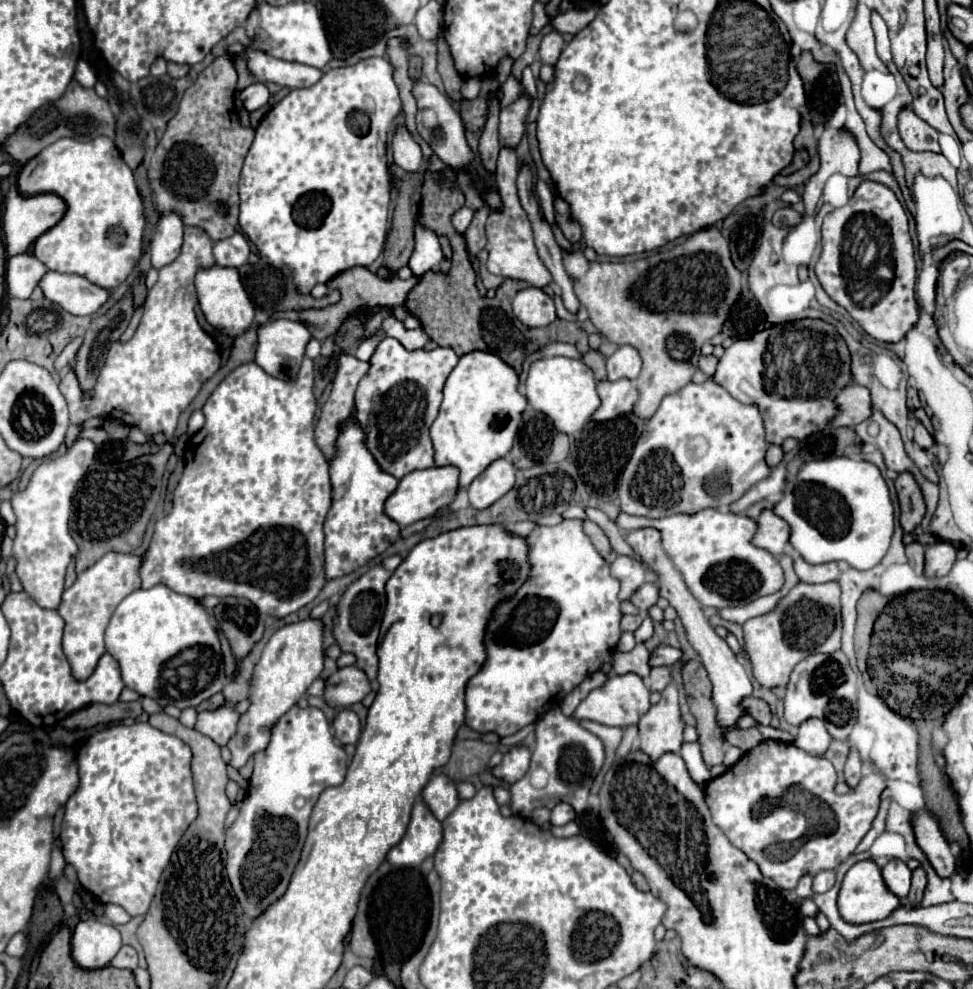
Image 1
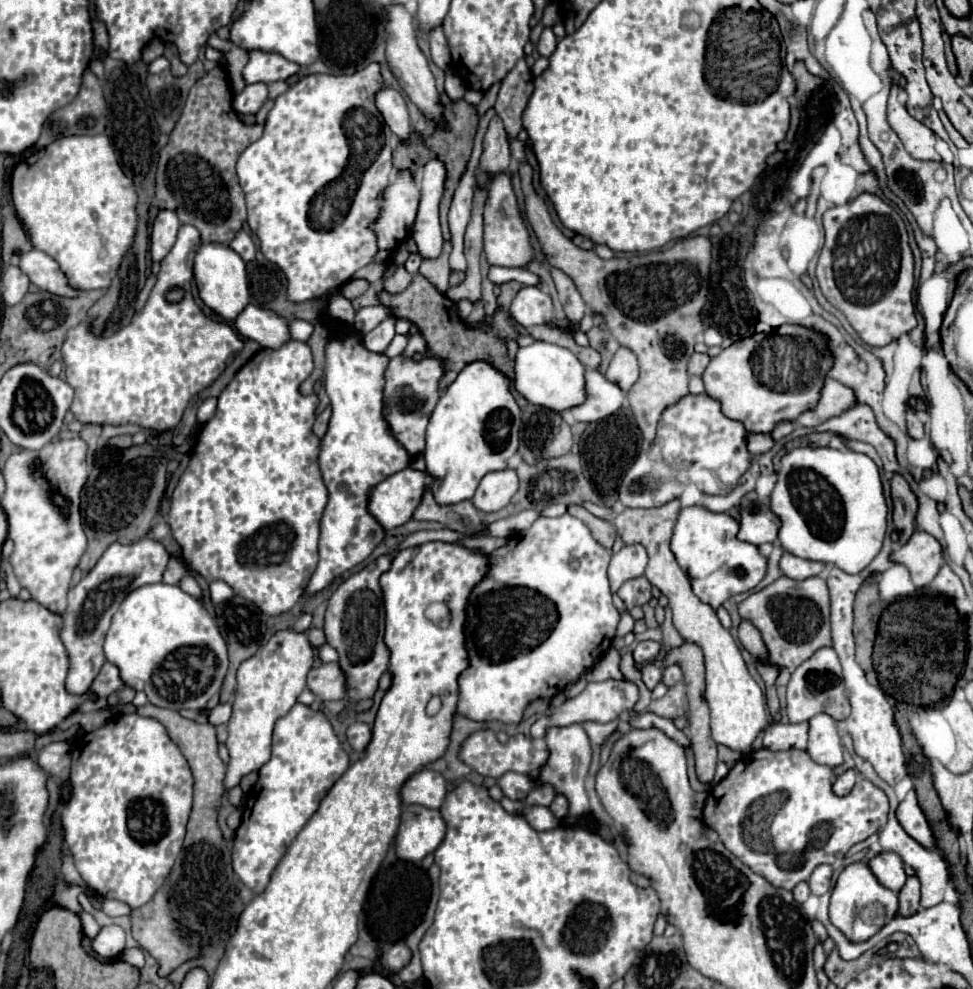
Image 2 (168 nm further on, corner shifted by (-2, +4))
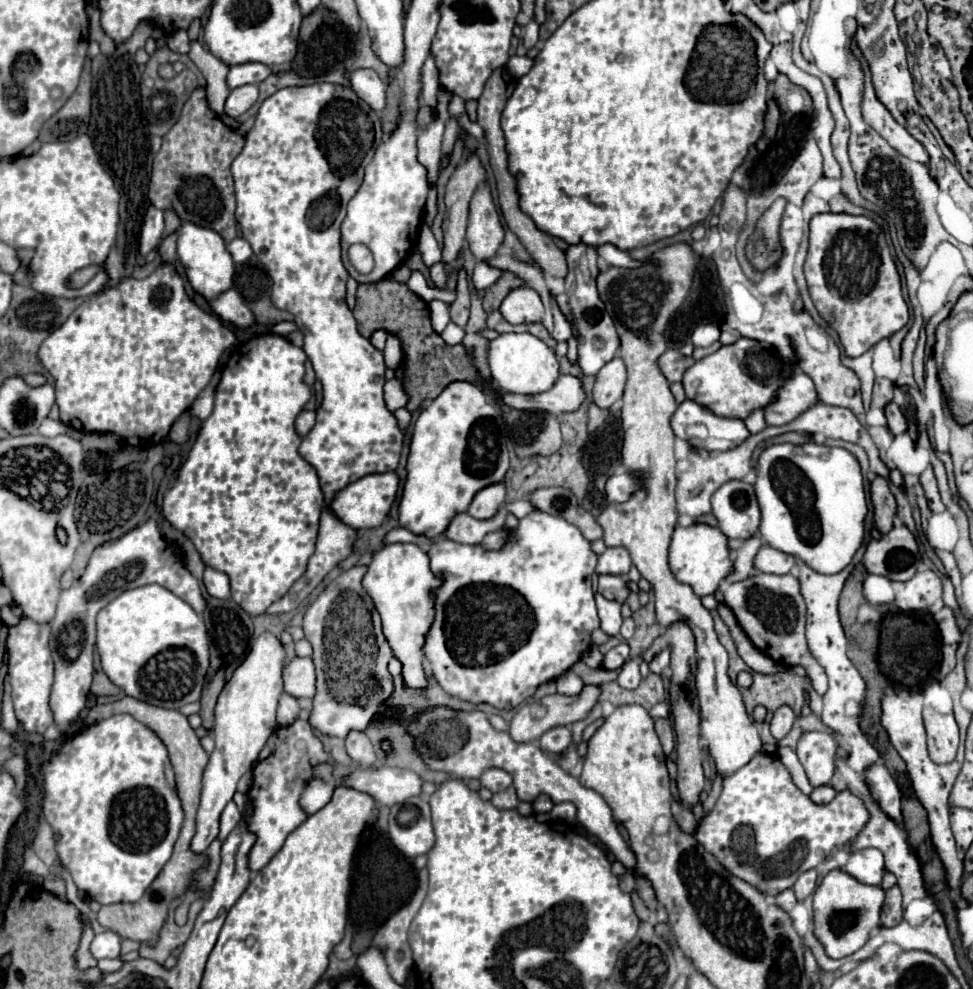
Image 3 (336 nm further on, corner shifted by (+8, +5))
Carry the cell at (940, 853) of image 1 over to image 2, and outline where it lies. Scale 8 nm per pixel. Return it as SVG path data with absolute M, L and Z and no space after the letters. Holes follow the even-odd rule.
M908 791L904 801L900 801L898 809L896 809L896 817L900 821L900 825L906 829L906 833L910 833L910 837L914 837L916 841L922 841L922 845L934 849L934 837L930 833L930 825L916 801L916 793Z

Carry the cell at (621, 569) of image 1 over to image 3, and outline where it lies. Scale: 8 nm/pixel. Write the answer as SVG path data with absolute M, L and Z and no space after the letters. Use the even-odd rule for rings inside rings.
M606 548L604 554L598 558L596 574L620 574L626 576L632 568L630 552L626 548Z

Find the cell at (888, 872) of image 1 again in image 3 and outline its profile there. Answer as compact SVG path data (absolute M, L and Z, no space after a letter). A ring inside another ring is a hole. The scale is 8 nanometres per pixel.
M866 848L866 850L856 850L852 852L850 862L842 868L862 884L872 884L880 886L882 876L886 872L884 868L884 854L876 848Z

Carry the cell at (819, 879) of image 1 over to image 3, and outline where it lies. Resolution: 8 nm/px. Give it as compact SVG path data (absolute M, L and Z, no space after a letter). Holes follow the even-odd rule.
M816 870L804 872L804 874L796 880L796 884L794 884L794 894L796 894L796 898L798 898L798 900L804 900L806 896L810 896L810 894L816 890L816 880L818 880Z

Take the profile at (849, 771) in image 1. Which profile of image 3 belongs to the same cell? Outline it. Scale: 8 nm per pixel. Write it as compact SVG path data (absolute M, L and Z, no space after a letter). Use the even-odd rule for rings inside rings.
M824 784L824 786L820 786L820 788L814 788L814 792L810 794L810 798L812 798L816 804L826 804L826 802L830 802L834 796L836 796L836 790L834 790L830 784Z

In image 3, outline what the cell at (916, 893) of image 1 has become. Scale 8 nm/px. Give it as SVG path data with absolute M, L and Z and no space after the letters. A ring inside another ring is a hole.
M898 886L886 890L886 900L882 906L882 926L896 926L902 922L902 892Z

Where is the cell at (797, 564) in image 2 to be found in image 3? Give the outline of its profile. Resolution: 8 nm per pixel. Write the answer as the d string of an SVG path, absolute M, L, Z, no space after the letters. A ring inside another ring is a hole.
M762 546L756 560L756 568L760 572L770 572L770 574L790 574L792 566L796 564L796 558L790 554L784 554L772 546Z

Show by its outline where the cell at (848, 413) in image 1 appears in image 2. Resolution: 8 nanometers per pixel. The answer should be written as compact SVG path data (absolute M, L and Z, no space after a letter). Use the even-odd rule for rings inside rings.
M826 377L824 379L824 387L820 391L820 399L818 405L806 413L802 413L796 423L802 427L816 427L820 423L824 423L830 417L836 417L840 413L844 413L846 409L850 409L852 405L856 405L856 397L854 391L844 387L842 383Z

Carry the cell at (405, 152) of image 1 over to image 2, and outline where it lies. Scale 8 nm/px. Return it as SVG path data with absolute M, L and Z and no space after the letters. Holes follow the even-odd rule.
M382 87L376 93L376 107L384 115L386 125L396 133L398 139L412 137L408 109L406 109L404 97L400 95L400 91L396 91L392 87Z

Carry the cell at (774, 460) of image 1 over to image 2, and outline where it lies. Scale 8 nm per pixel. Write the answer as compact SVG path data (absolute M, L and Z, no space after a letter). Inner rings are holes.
M746 433L746 449L750 451L750 455L766 453L772 449L772 445L774 441L768 433Z

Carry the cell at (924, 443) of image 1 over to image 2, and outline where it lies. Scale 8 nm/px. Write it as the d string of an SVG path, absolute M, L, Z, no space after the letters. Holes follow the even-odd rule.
M908 409L906 413L906 423L908 423L908 435L914 439L922 439L924 437L924 425L918 421L918 417L914 415L912 409Z

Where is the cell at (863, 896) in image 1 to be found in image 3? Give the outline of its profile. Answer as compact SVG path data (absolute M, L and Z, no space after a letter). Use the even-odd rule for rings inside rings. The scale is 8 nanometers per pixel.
M836 868L824 876L814 892L814 934L824 944L830 958L844 958L860 950L870 932L880 926L880 908L884 902L884 890L880 886L868 886L854 876Z

